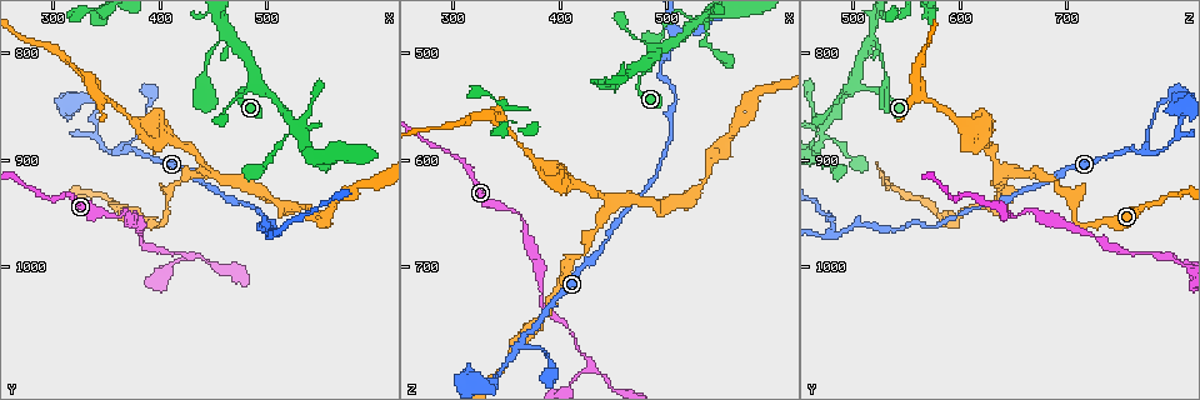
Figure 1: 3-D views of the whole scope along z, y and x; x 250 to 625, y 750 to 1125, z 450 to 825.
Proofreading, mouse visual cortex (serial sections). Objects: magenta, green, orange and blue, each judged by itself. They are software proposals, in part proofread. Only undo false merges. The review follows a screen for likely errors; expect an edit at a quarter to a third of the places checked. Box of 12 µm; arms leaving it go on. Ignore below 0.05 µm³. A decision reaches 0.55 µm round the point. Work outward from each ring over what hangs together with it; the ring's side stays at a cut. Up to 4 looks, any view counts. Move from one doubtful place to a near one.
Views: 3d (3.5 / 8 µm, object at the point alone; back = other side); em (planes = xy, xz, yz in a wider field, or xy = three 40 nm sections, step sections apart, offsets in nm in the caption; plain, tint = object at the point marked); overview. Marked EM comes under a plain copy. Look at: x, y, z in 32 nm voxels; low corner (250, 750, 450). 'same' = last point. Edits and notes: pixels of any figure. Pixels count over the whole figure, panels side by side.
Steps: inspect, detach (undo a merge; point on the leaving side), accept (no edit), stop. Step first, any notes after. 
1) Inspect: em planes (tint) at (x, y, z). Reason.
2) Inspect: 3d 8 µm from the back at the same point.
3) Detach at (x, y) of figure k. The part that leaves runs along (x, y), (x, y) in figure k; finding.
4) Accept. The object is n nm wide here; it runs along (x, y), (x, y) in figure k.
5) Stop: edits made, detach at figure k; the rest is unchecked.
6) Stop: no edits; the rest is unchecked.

Inspect: 3d 3.5 µm at (466, 788, 514).

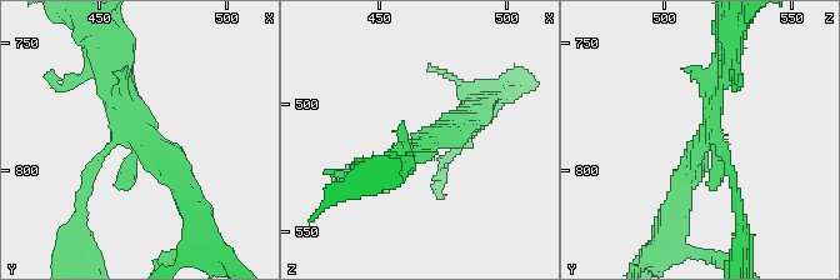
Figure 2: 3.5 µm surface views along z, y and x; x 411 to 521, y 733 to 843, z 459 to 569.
Inspect: em xy step 5 (tint) at (466, 787, 516). Need the tissue.

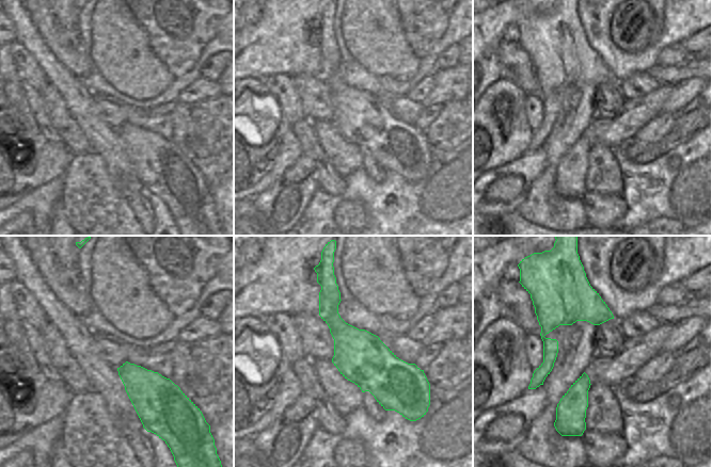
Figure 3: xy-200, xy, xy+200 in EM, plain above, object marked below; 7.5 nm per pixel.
Accept. It runs along (468, 121), (403, 150), (368, 173) in figure 2; one cell here.

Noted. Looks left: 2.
Inspect: 3d 3.5 µm at (504, 972, 480). Sharp bend.

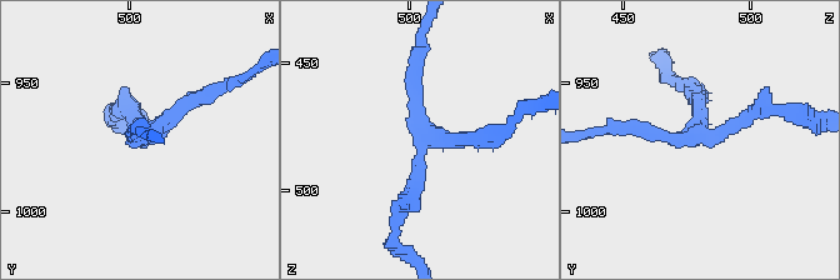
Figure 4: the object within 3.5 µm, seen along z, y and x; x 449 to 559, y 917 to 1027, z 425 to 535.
Accept. 3 arms meet here; the arms are 150, 200, 200 nm wide; it runs along (401, 211), (424, 144), (489, 135) in figure 4; one cell here.

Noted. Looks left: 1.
Stop: no edits; the rest is unchecked.

